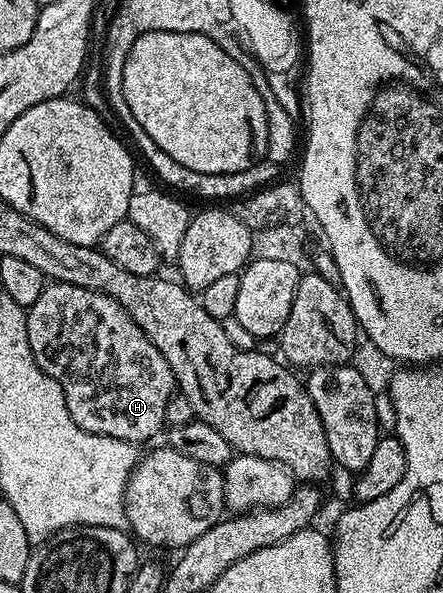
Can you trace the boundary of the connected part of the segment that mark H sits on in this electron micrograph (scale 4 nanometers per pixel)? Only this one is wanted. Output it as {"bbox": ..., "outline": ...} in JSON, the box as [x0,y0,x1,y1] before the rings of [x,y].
{"bbox":[25,283,175,443],"outline":[[[49,283],[43,295],[28,306],[25,318],[31,355],[37,366],[61,385],[67,411],[78,427],[88,433],[134,443],[149,441],[163,429],[167,403],[175,393],[173,372],[159,347],[143,335],[139,323],[115,299],[71,283]]]}

